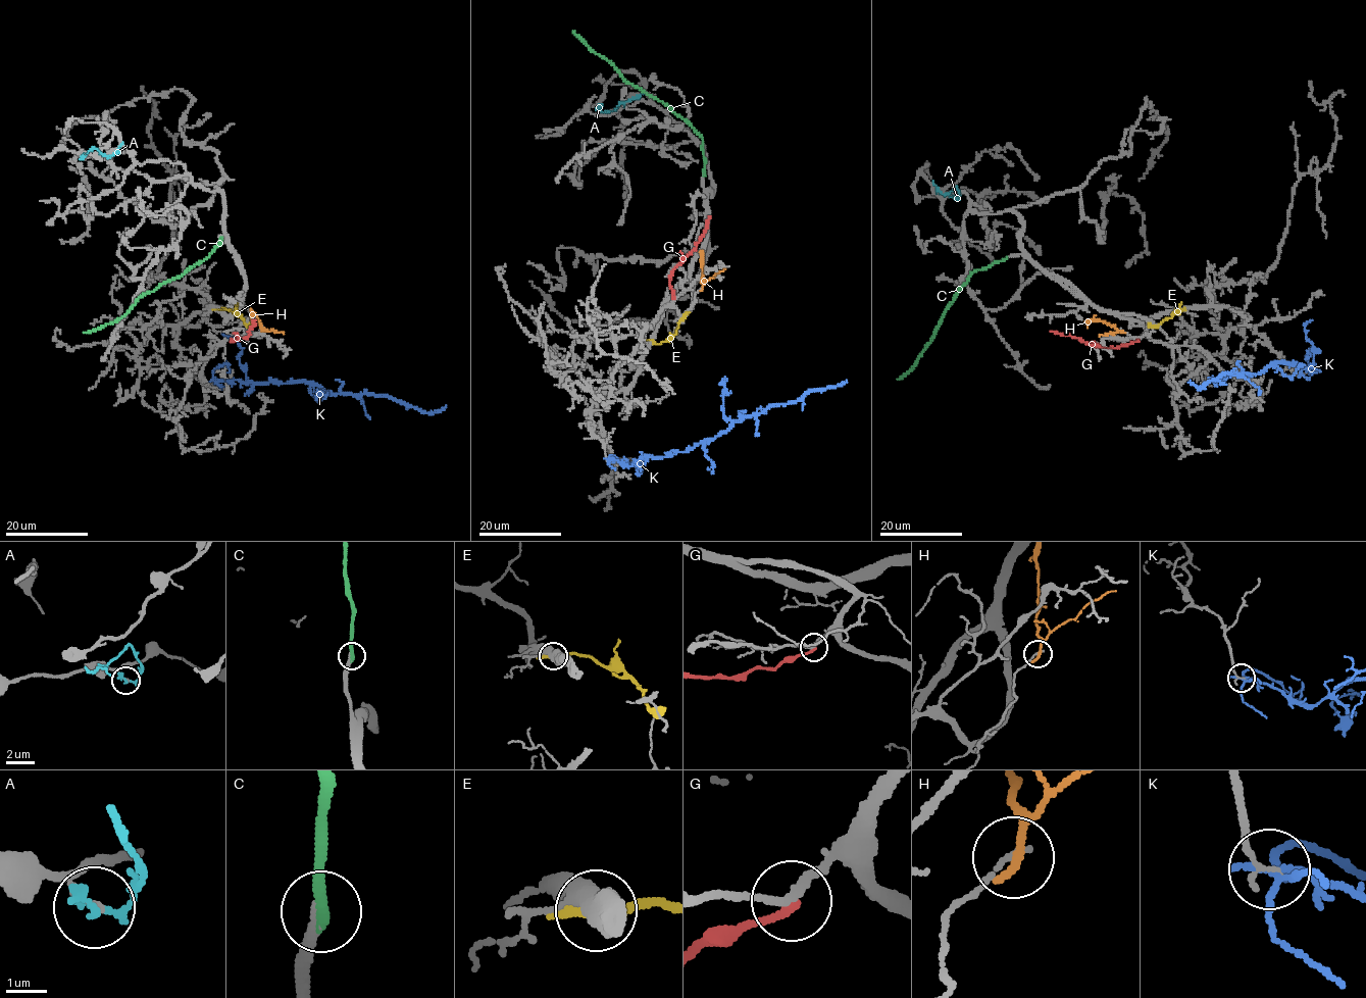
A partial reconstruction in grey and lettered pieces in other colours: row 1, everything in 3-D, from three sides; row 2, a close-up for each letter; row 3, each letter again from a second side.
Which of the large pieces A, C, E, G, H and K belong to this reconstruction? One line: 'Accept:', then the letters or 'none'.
Accept: none

